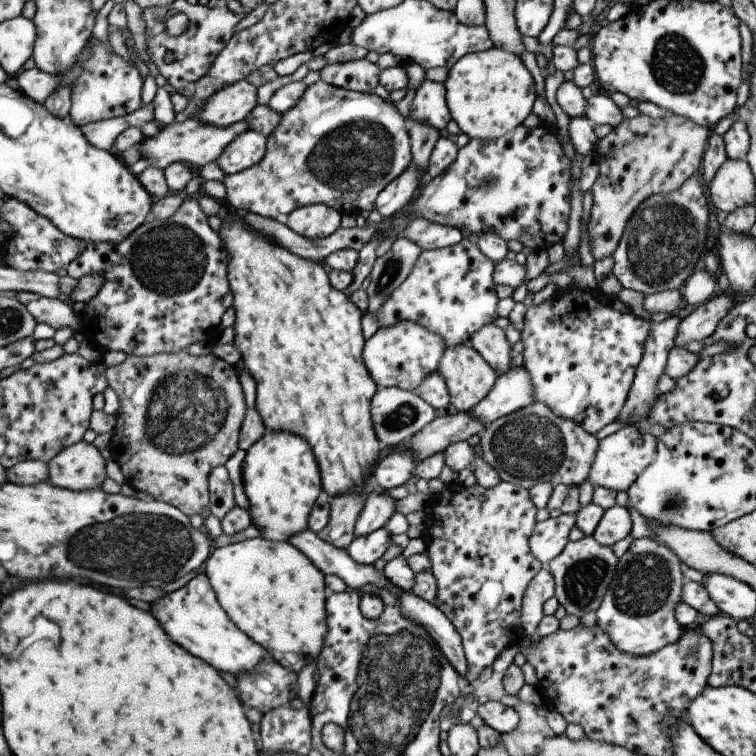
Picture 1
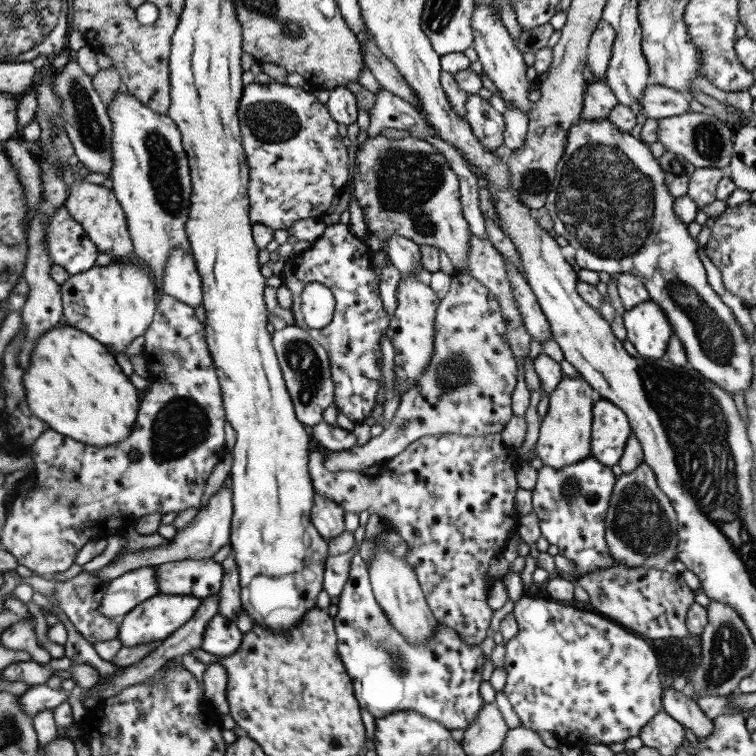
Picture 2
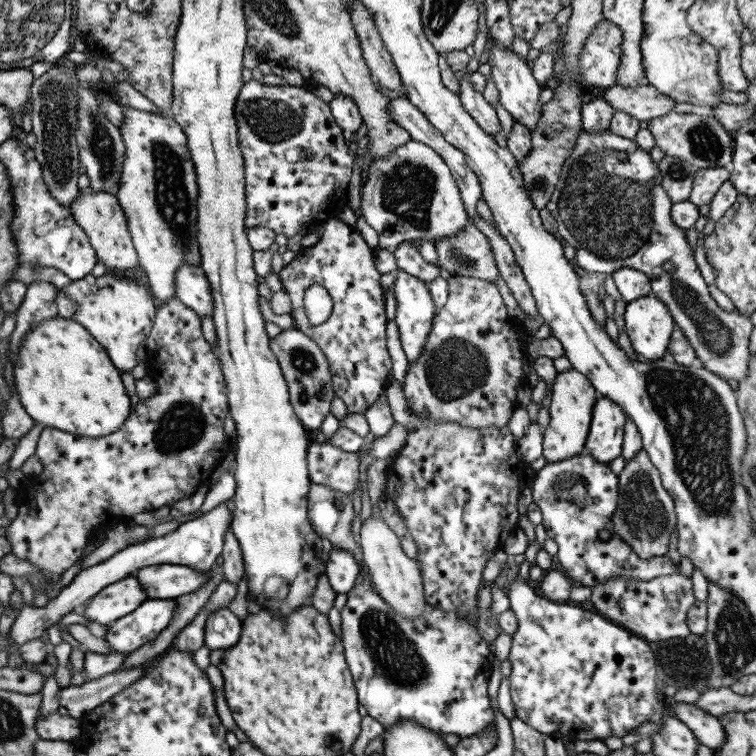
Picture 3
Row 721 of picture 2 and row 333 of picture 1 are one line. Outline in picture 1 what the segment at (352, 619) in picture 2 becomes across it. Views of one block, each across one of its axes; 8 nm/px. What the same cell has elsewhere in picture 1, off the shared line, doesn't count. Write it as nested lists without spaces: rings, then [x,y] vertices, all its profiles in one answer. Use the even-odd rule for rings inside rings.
[[[466,238],[442,249],[421,251],[407,278],[379,306],[373,318],[377,320],[378,328],[391,326],[397,321],[415,322],[421,328],[441,336],[441,340],[445,342],[445,349],[449,346],[457,346],[457,344],[467,344],[473,332],[477,332],[485,324],[491,324],[497,318],[495,306],[499,299],[495,295],[496,284],[492,277],[494,266],[495,263],[481,254],[477,245],[472,244]]]

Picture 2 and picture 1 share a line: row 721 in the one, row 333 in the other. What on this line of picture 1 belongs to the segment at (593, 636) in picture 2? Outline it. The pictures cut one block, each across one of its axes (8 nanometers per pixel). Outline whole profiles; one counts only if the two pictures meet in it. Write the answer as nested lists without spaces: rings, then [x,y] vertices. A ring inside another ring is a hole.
[[[568,290],[565,296],[555,295],[547,302],[529,305],[523,318],[519,340],[523,343],[522,366],[531,378],[533,400],[541,402],[553,414],[572,419],[585,432],[597,434],[613,422],[627,400],[635,369],[643,354],[645,338],[649,336],[651,323],[630,314],[617,312],[603,297],[592,290]]]

